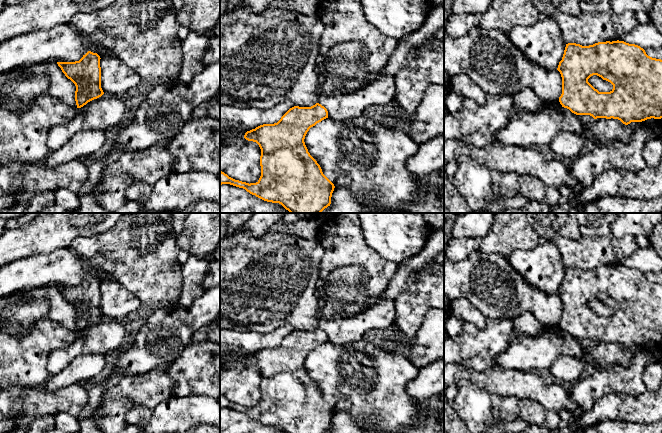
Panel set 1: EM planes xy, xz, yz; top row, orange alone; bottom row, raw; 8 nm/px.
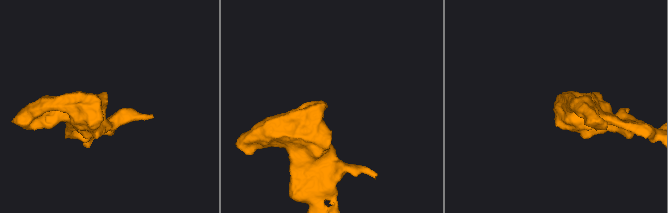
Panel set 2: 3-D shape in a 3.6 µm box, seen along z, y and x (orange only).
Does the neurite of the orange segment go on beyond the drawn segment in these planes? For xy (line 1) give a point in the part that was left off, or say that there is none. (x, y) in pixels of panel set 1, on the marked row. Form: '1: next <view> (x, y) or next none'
1: next none

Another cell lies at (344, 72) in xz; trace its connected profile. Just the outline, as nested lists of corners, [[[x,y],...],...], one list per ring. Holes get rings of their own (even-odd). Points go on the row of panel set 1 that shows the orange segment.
[[[350,41],[333,46],[322,58],[323,82],[318,82],[320,95],[344,95],[363,90],[373,79],[374,75],[362,61],[364,44],[360,41]]]

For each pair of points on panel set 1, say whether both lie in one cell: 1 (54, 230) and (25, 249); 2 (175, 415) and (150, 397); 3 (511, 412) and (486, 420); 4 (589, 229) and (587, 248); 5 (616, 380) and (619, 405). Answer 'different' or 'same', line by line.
1: same
2: different
3: same
4: different
5: different

